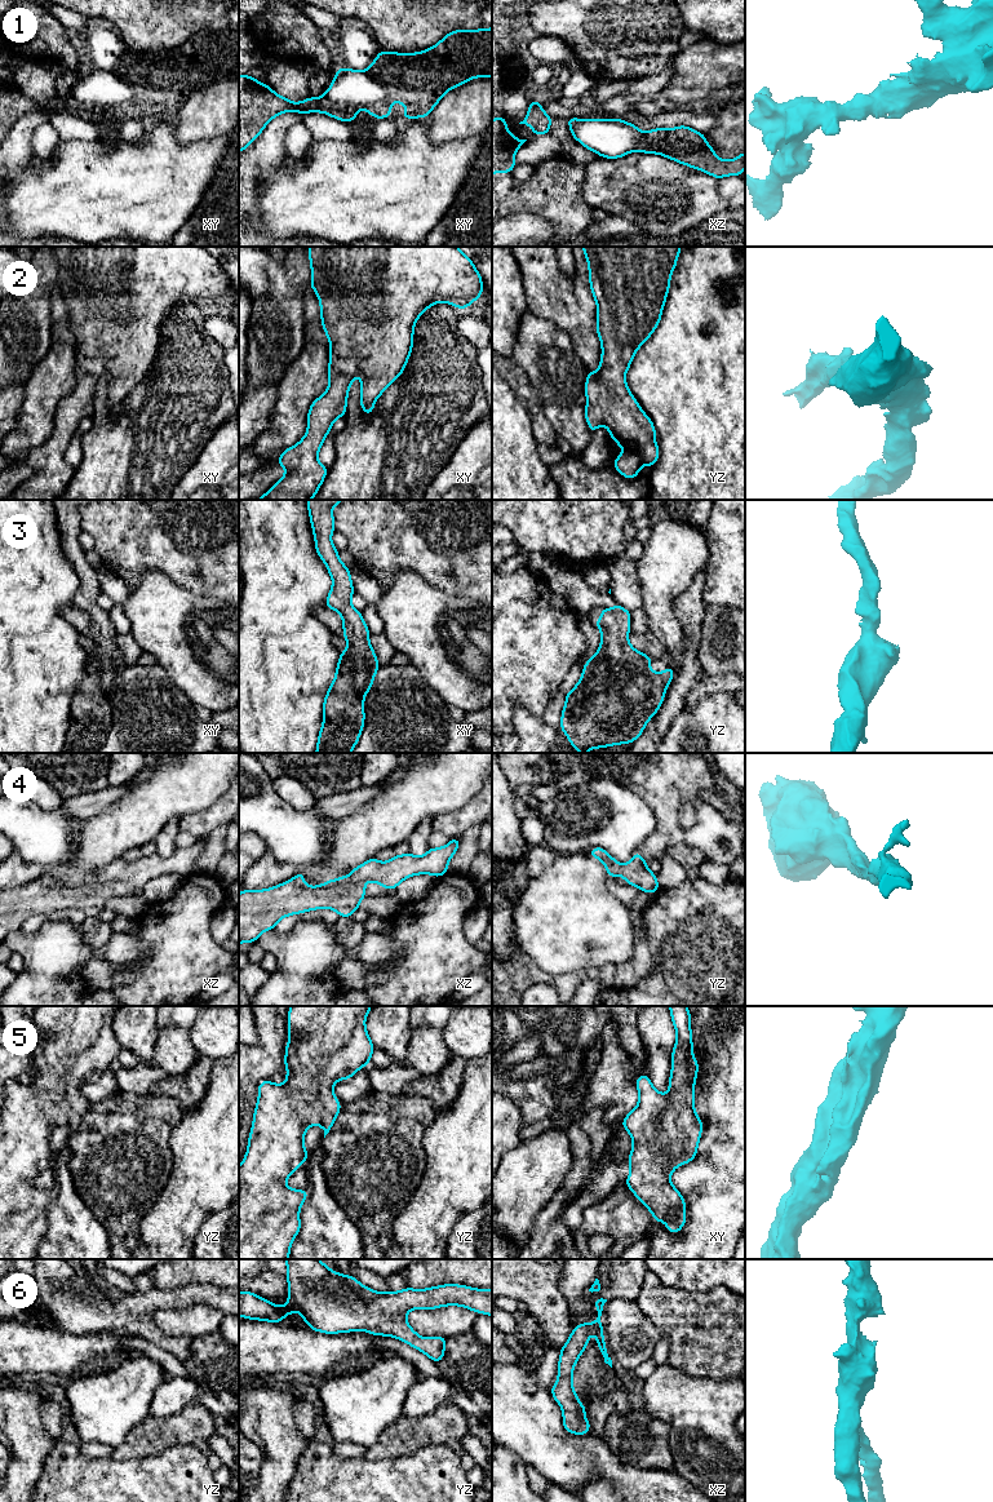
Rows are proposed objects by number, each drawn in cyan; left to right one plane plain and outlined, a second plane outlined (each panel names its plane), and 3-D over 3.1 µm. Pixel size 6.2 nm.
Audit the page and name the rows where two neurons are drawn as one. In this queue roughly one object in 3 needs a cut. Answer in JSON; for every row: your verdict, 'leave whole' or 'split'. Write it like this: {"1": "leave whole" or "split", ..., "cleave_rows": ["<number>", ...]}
{"1": "leave whole", "2": "leave whole", "3": "leave whole", "4": "leave whole", "5": "leave whole", "6": "leave whole", "cleave_rows": []}

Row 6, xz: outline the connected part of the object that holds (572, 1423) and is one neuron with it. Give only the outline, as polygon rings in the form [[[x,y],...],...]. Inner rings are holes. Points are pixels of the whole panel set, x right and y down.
[[[598,1299],[595,1307],[598,1308],[595,1317],[597,1322],[578,1324],[571,1332],[566,1344],[560,1348],[560,1357],[558,1363],[558,1379],[550,1388],[554,1400],[562,1406],[564,1430],[575,1435],[586,1435],[590,1430],[590,1422],[585,1418],[586,1405],[578,1401],[578,1395],[573,1390],[572,1374],[575,1365],[588,1346],[589,1337],[594,1332],[597,1335],[598,1348],[606,1364],[612,1368],[612,1360],[606,1348],[603,1335],[602,1316],[603,1307],[607,1299]]]

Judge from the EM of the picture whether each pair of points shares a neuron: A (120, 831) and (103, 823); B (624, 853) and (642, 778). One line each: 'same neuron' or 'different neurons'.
A: same neuron
B: different neurons

